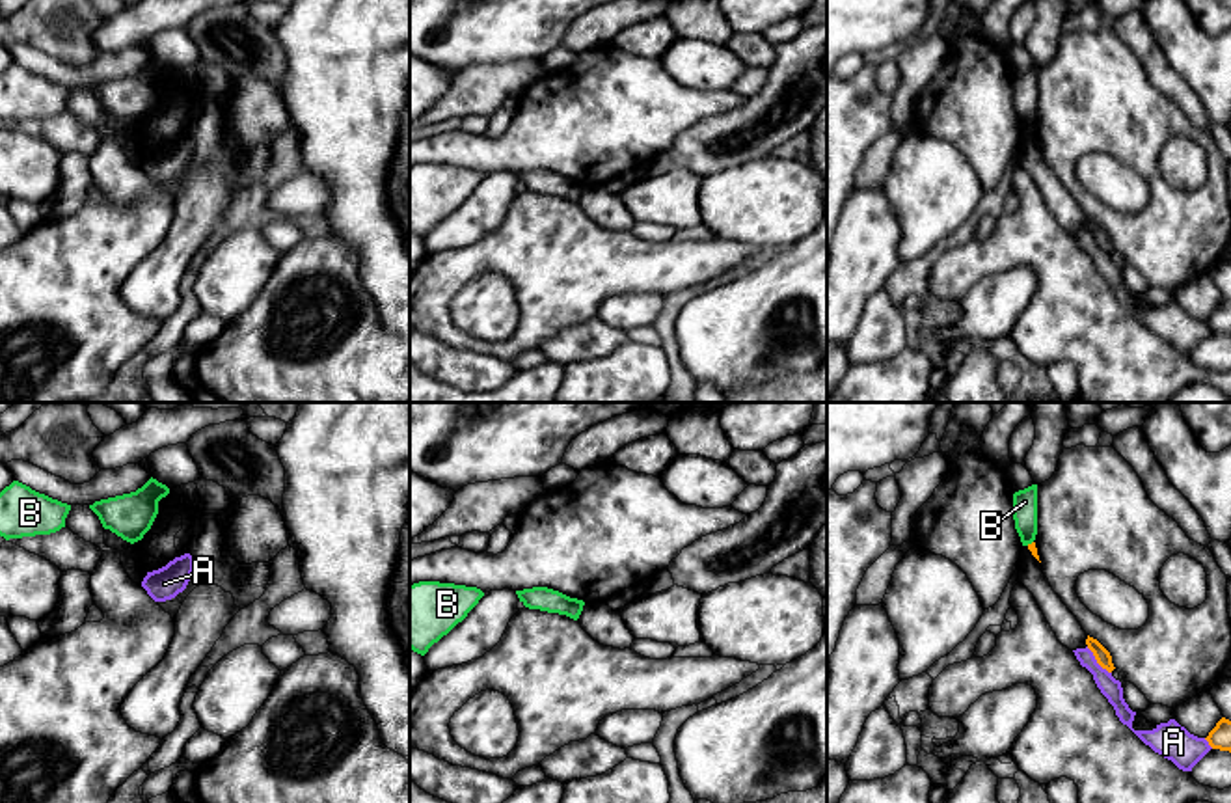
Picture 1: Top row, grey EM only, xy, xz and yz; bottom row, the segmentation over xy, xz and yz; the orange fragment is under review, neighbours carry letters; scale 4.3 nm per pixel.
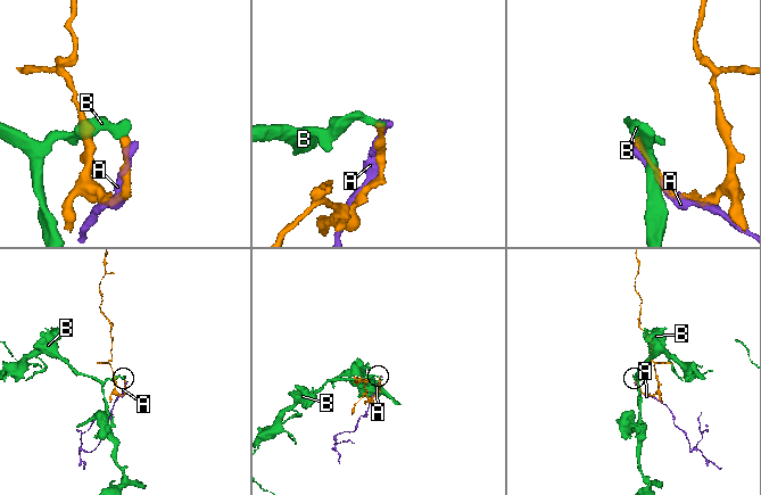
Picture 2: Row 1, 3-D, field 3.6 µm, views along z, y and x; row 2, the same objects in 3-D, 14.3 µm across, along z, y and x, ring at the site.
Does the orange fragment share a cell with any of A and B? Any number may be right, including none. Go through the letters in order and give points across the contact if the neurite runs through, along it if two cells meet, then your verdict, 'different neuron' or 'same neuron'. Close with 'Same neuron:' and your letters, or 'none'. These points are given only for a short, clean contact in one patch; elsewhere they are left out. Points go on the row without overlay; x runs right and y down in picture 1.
A: different neuron
B: border along yz (1032, 123), (1027, 127); different neuron
Same neuron: none

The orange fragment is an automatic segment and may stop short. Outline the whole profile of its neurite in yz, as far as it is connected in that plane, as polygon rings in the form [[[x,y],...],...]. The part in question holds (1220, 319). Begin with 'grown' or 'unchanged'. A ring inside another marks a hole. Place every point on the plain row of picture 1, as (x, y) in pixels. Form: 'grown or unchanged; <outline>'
unchanged; [[[1222,300],[1205,322],[1212,332],[1231,335],[1231,304]]]

